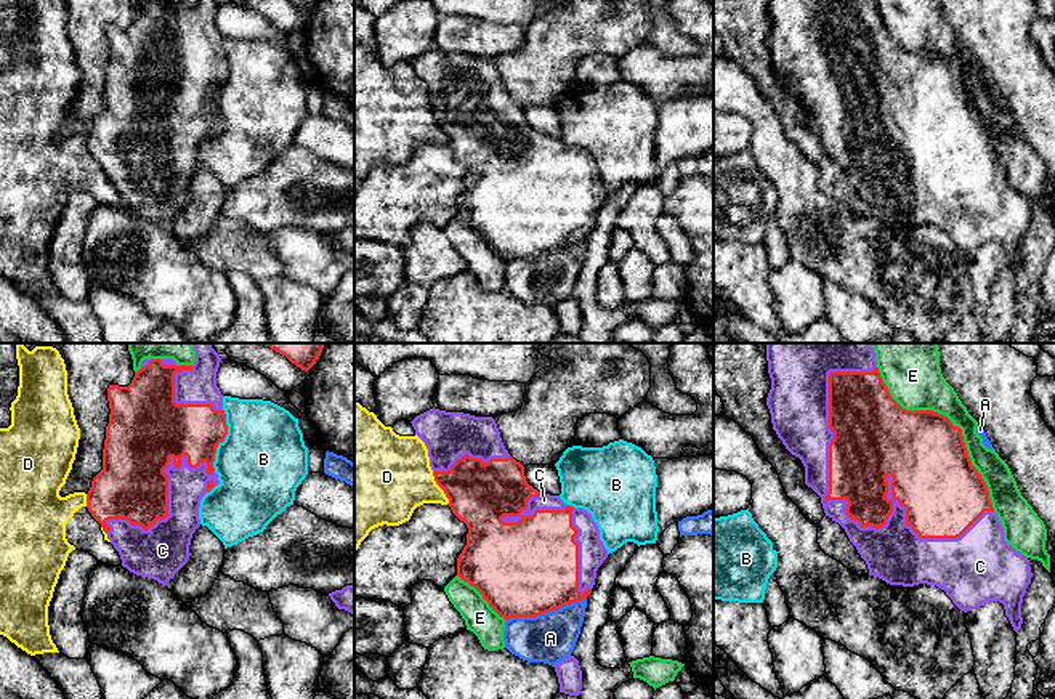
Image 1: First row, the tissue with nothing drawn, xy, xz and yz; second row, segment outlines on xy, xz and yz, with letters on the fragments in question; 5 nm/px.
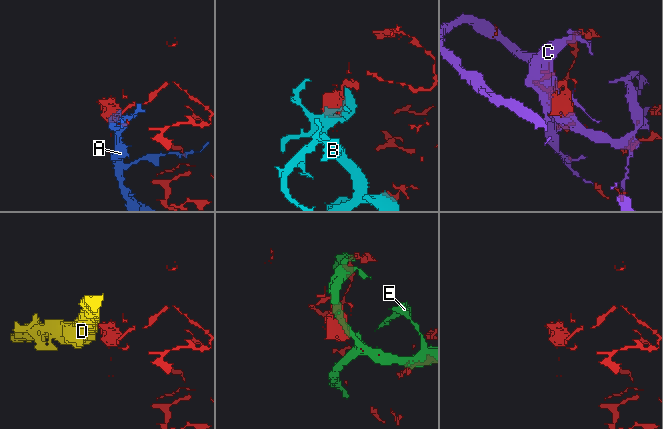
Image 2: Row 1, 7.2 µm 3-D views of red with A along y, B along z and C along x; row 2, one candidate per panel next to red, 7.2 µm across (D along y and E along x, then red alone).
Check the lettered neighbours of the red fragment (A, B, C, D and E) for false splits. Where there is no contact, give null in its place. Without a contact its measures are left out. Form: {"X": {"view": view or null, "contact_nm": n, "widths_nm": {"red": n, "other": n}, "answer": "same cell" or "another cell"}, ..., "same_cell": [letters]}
{"A": {"view": "xz", "contact_nm": 420, "widths_nm": {"red": 480, "other": 240}, "answer": "another cell"}, "B": {"view": "xy", "contact_nm": 320, "widths_nm": {"red": 280, "other": 440}, "answer": "another cell"}, "C": {"view": "yz", "contact_nm": 1100, "widths_nm": {"red": 300, "other": 260}, "answer": "same cell"}, "D": {"view": "xz", "contact_nm": 190, "widths_nm": {"red": 320, "other": 400}, "answer": "another cell"}, "E": {"view": "yz", "contact_nm": 950, "widths_nm": {"red": 400, "other": 260}, "answer": "another cell"}, "same_cell": ["C"]}

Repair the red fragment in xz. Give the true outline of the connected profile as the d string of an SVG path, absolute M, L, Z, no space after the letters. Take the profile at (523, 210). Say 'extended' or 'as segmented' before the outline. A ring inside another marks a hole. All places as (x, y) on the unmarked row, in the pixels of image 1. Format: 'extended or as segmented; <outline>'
extended; M433 48L410 64L428 90L435 122L449 139L447 146L468 168L467 186L457 199L457 216L475 228L505 261L536 258L587 240L595 226L596 212L609 196L600 181L600 170L592 156L584 149L566 146L560 136L542 135L529 127L524 107L505 90L492 58Z

